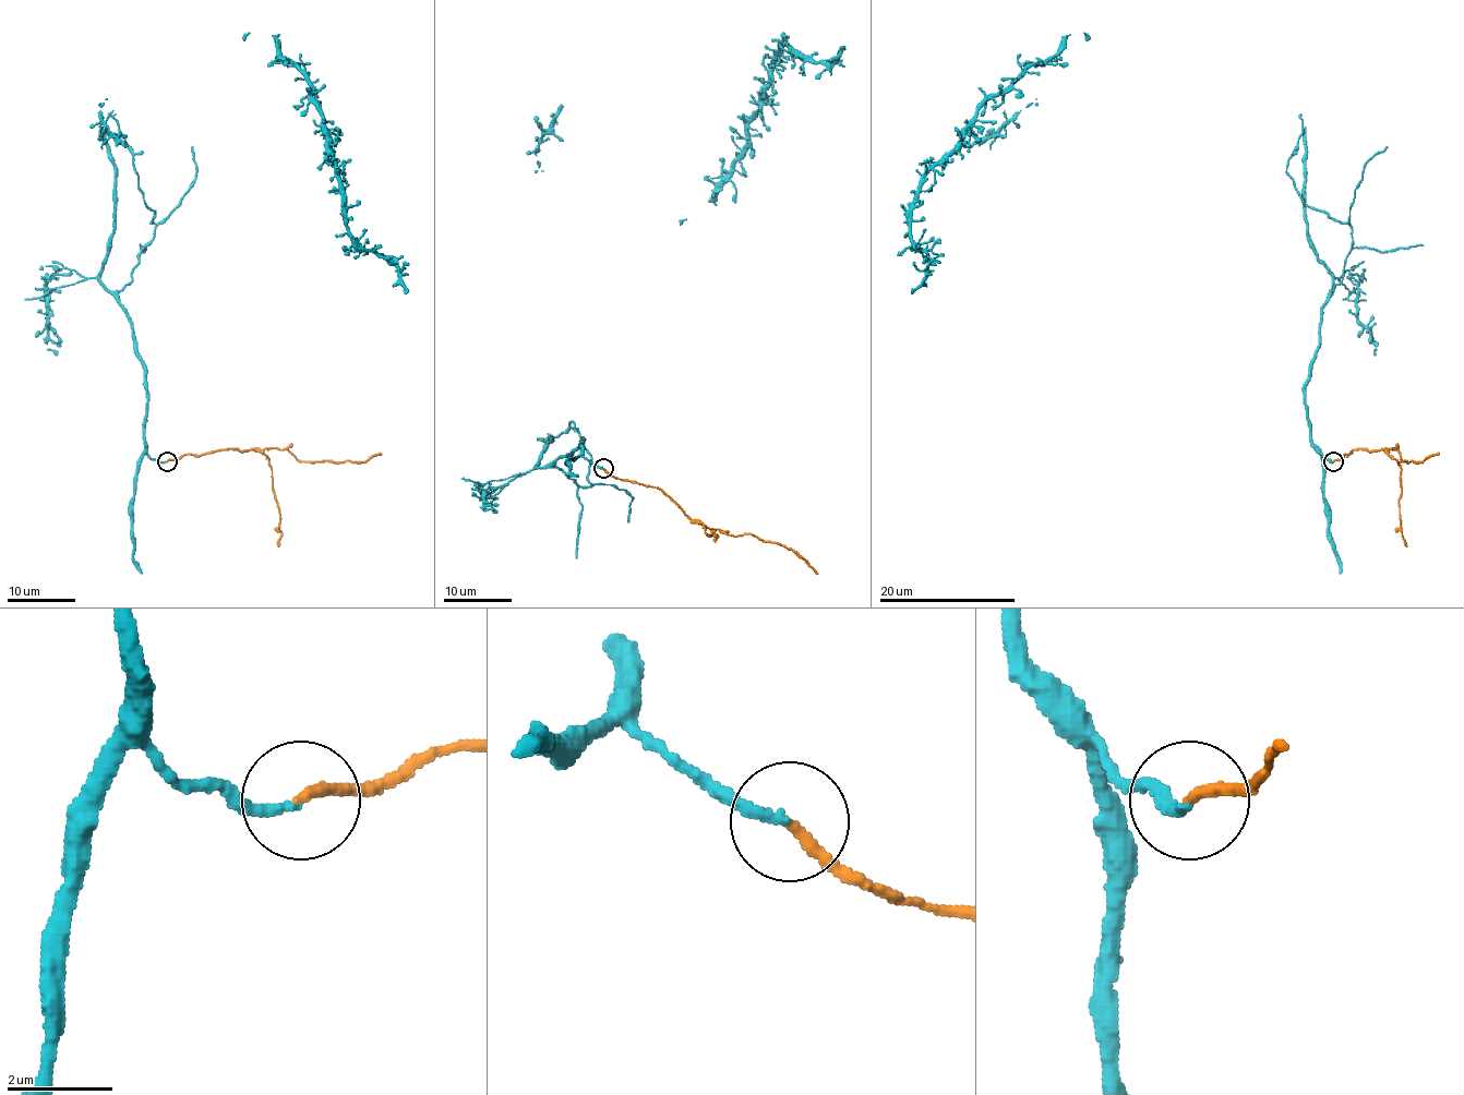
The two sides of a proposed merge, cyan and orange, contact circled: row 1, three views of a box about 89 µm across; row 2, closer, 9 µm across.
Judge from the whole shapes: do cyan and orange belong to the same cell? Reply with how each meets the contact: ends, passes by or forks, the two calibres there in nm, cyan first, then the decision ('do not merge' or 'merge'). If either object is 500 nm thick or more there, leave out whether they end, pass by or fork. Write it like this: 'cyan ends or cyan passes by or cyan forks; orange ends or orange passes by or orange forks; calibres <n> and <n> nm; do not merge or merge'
cyan ends; orange ends; calibres 180 and 220 nm; merge

